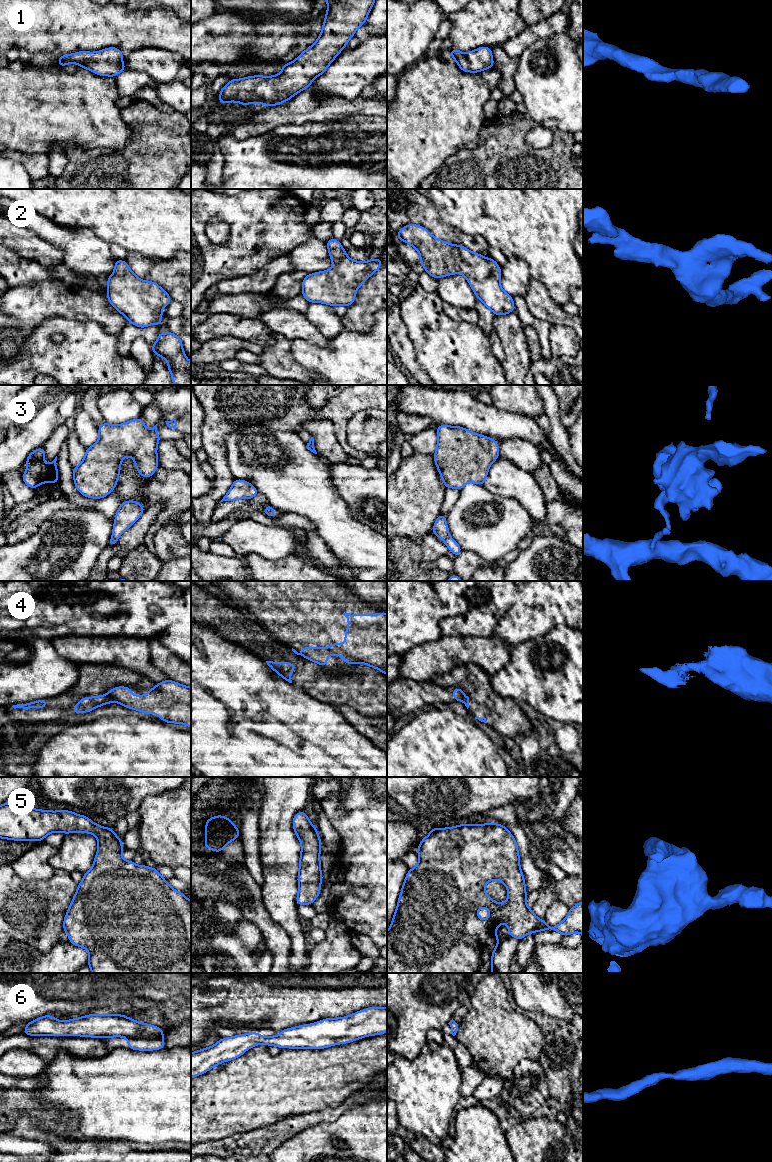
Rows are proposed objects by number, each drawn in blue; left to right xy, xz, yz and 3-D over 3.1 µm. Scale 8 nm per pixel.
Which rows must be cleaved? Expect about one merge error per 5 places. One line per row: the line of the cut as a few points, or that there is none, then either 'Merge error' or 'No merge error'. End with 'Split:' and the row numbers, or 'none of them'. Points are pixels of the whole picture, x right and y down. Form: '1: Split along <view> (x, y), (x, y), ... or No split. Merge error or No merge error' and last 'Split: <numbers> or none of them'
1: No split. No merge error
2: No split. No merge error
3: Split along yz (449, 536), (443, 540). Merge error
4: Split along xy (107, 693), (114, 701). Merge error
5: No split. No merge error
6: No split. No merge error
Split: 3, 4

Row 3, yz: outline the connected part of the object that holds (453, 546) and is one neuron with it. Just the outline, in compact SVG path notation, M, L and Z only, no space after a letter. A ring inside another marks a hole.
M451 537L444 539L443 542L446 544L448 550L452 552L455 557L463 551L459 544Z

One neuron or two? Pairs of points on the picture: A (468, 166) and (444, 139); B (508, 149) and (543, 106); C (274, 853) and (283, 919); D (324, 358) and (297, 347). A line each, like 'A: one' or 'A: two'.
A: two
B: two
C: one
D: one

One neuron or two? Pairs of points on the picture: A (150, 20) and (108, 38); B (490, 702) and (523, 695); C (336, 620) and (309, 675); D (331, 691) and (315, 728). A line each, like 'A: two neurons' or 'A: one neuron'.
A: one neuron
B: two neurons
C: two neurons
D: two neurons

